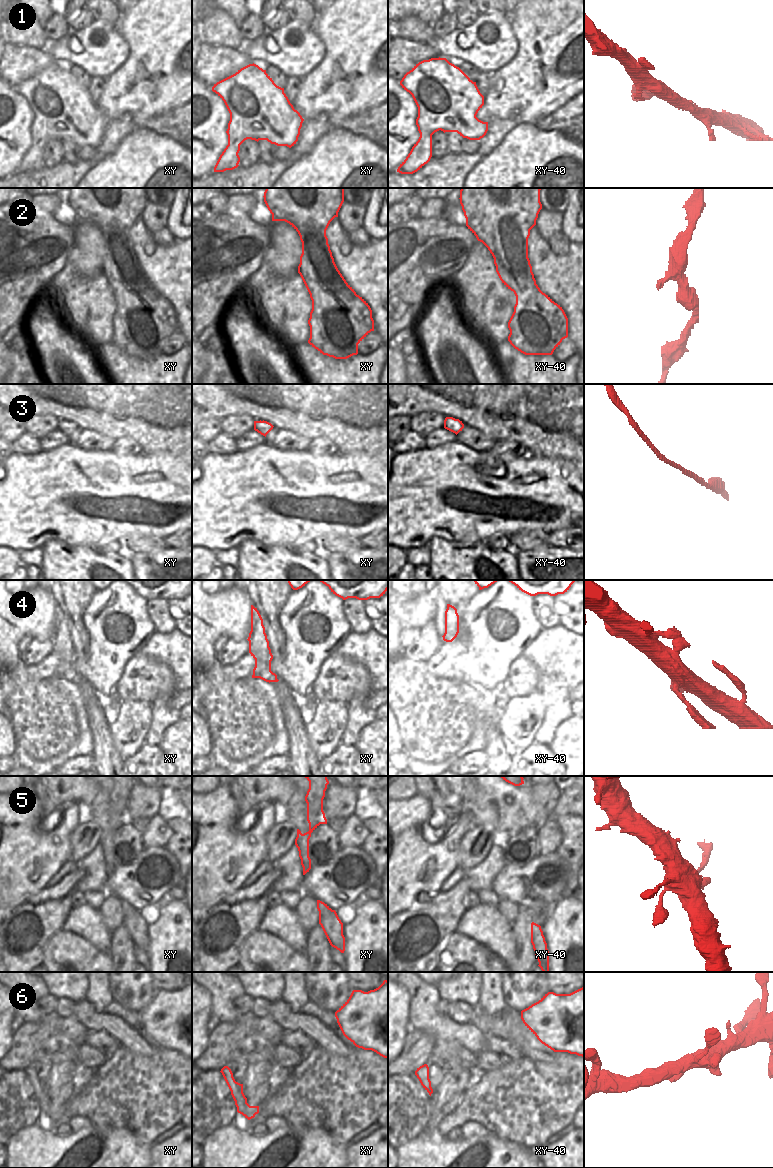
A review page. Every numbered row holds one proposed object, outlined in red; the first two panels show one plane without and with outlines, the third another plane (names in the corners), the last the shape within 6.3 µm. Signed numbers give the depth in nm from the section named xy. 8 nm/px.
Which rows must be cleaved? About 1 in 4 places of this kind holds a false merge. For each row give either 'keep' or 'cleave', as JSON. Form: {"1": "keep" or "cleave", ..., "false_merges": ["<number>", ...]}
{"1": "keep", "2": "keep", "3": "keep", "4": "keep", "5": "cleave", "6": "keep", "false_merges": ["5"]}

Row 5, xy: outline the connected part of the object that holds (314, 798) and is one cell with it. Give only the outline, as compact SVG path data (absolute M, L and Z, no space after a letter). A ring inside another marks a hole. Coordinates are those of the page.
M305 776L309 781L309 789L305 796L307 803L307 821L309 823L309 831L302 834L297 829L297 837L295 845L297 848L309 846L311 833L320 825L327 824L327 819L323 811L323 799L329 781L327 776Z

